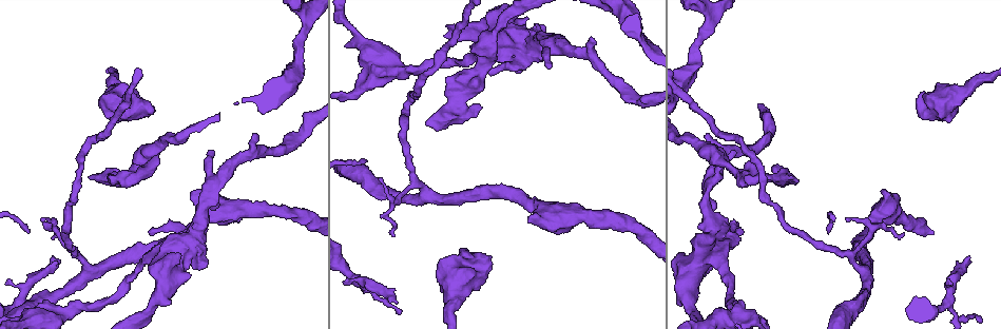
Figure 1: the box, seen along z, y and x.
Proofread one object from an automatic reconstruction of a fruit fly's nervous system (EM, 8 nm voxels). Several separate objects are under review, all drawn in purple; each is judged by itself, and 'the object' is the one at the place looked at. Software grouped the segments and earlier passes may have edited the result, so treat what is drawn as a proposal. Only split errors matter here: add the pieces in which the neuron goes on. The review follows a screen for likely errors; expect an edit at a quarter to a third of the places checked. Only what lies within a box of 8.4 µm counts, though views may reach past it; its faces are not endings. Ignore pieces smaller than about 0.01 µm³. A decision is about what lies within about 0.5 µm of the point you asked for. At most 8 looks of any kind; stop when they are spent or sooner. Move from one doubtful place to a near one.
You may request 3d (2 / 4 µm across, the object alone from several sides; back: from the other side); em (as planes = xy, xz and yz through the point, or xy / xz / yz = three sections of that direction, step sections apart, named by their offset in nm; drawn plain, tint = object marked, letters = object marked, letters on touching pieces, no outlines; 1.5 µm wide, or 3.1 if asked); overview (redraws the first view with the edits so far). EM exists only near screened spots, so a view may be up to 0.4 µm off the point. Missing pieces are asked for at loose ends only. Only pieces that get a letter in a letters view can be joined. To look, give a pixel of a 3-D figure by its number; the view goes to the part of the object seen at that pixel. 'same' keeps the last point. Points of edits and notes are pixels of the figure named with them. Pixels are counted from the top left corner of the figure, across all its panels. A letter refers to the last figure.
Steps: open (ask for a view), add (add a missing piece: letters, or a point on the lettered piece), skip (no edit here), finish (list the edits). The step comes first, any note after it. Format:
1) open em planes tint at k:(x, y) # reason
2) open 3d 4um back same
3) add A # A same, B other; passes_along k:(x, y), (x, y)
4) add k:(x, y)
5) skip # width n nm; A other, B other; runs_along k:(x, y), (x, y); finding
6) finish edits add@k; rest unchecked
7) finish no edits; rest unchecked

open em xz step 8 letters at 1:(793, 177) # free end

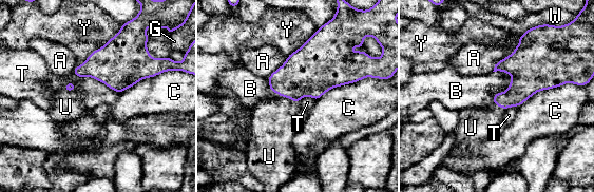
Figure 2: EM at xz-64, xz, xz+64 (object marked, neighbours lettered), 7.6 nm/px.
open em planes letters same # cut it another way

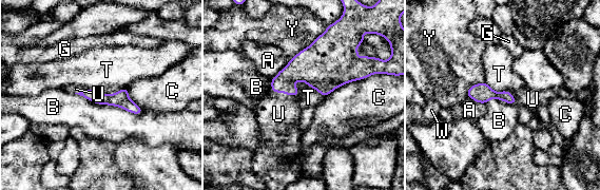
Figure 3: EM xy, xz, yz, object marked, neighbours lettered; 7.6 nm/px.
add U # A other, B other, C other, G other, T other, U same, W other, Y other; passes_along 3:(304, 67), (283, 92), (278, 114); the neuron continues

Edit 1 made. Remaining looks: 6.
open overview

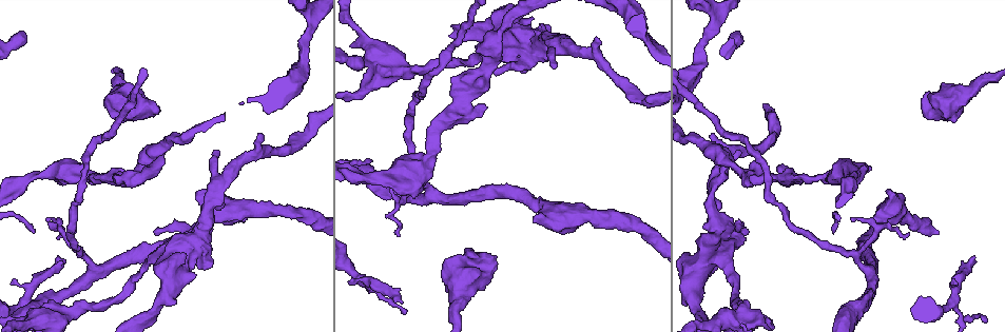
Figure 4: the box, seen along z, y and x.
open em planes letters at 4:(546, 25) # free end

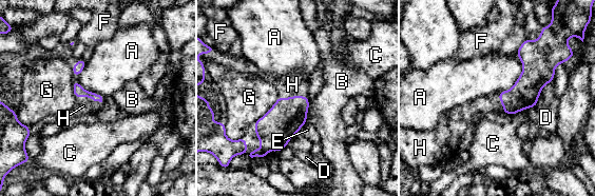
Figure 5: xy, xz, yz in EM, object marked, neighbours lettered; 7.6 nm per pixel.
add H # A other, B other, C other, D other, E other, F other, G other, H same; it goes on there

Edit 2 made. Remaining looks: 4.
open overview

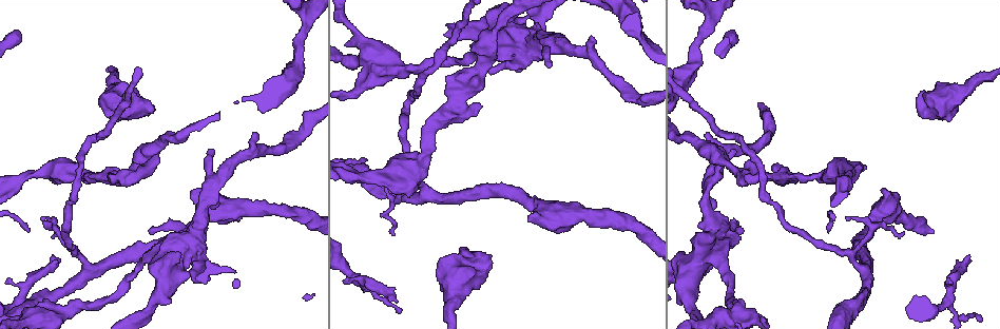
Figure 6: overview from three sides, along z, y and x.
open em xy step 8 plain at 6:(885, 188) # branch stops here

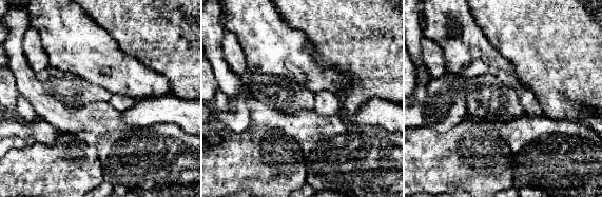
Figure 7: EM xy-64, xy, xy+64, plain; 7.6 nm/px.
open em xy step 8 letters same # what lies round it

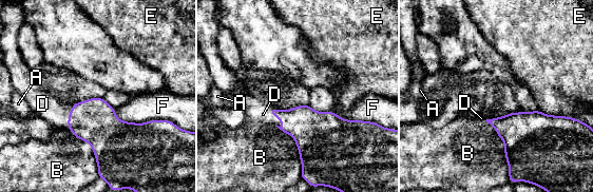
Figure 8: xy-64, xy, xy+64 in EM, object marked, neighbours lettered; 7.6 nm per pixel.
add D # A other, B other, D same, E other, F other; passes_along 8:(306, 126), (275, 115), (255, 110); the neuron continues

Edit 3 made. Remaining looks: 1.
finish edits add@3, add@5, add@8; rest unchecked

